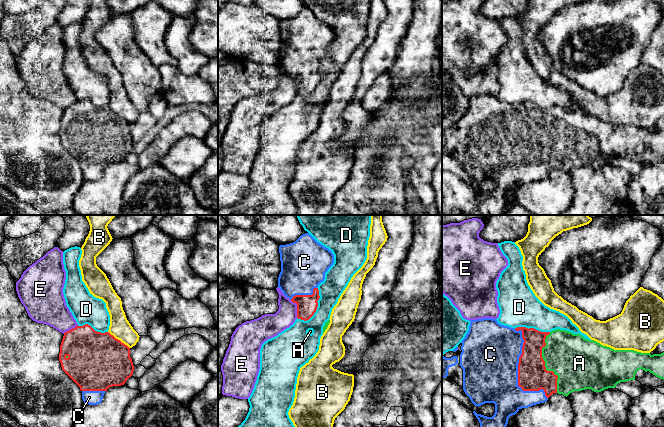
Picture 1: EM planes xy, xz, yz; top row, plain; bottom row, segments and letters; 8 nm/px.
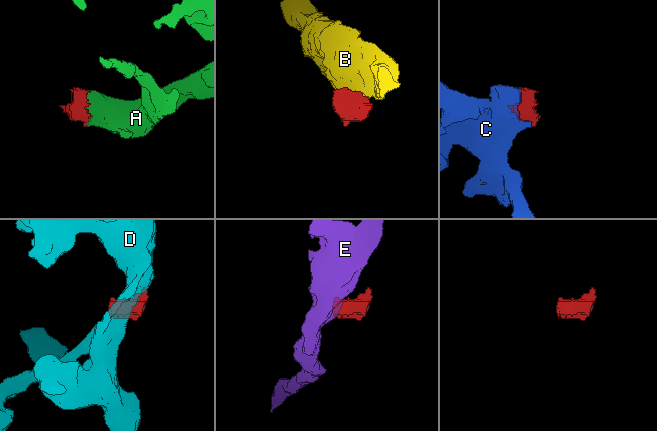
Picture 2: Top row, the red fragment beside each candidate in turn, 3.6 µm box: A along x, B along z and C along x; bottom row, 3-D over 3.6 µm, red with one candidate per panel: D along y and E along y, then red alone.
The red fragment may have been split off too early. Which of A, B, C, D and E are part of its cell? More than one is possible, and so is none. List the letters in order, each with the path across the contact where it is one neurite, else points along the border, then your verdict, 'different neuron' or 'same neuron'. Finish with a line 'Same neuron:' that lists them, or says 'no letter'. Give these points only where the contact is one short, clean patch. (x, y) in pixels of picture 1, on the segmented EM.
A: same neuron
B: along xy (108, 331), (129, 348) | different neuron
C: same neuron
D: along xz (317, 287), (319, 299), (316, 311), (306, 320), (298, 319) | different neuron
E: along xz (290, 300), (296, 304), (297, 317) | different neuron
Same neuron: A, C

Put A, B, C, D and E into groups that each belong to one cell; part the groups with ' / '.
A C / B / D / E

